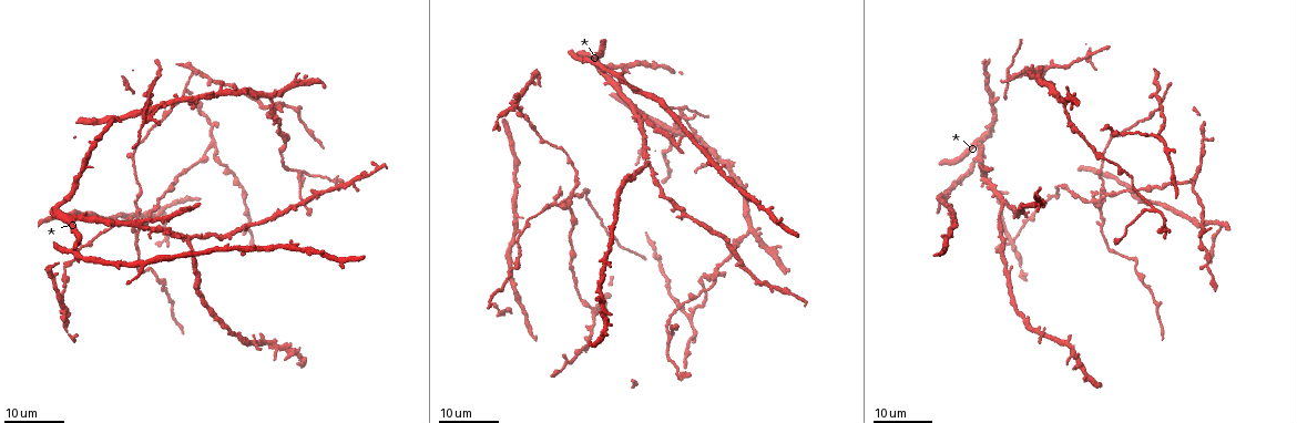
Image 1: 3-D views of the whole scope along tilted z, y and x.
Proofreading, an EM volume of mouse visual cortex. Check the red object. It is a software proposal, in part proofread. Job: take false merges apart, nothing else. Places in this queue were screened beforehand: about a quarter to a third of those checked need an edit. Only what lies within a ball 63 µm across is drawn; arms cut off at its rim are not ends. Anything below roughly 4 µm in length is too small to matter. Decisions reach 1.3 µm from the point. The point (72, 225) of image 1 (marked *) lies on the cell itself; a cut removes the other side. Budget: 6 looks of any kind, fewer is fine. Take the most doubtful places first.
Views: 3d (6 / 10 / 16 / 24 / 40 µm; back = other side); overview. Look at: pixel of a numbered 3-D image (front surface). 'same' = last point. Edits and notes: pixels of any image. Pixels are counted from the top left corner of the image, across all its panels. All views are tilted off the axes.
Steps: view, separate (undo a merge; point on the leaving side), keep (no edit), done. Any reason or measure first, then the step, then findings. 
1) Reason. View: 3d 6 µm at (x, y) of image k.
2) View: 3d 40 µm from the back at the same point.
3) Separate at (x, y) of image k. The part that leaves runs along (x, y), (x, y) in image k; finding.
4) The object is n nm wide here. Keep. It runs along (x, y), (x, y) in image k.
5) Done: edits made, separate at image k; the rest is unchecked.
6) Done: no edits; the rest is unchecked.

Side arm on a straight run. View: 3d 16 µm at (1153, 211) of image 1.

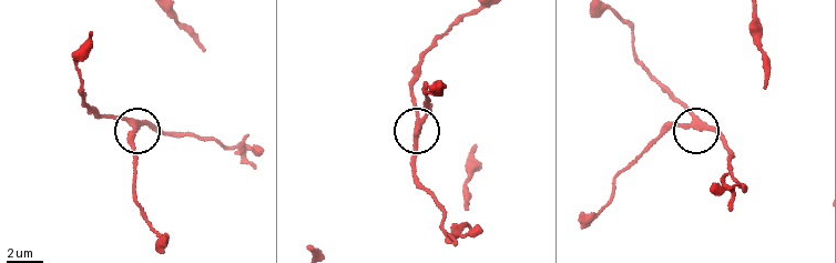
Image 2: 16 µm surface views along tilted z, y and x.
View: 3d 6 µm at (133, 125) of image 2.

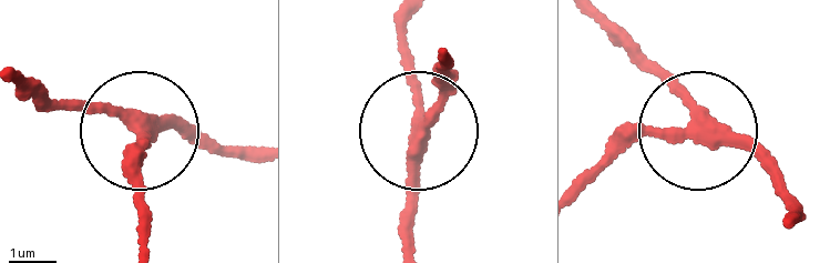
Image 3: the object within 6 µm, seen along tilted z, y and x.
Other side. View: 3d 6 µm from the back at (143, 133) of image 3.

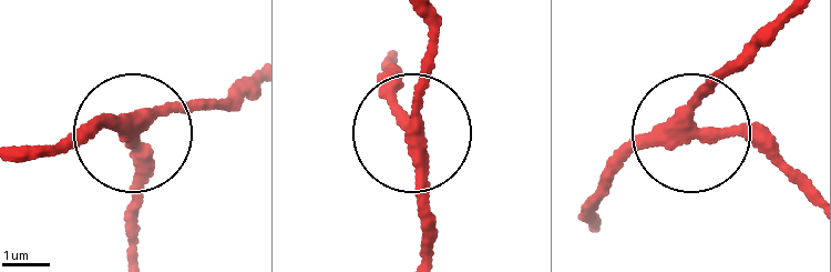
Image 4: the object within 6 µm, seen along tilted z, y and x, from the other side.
The side arm is 9 µm long. Keep. It runs along (249, 73), (223, 97), (176, 104), (137, 130), (124, 217) in image 4; all the same cell.

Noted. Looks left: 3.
Arms part here. View: 3d 16 µm at (685, 107) of image 1.

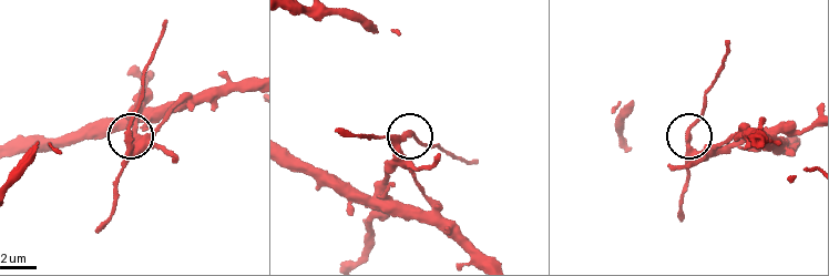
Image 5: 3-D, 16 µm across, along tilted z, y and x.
Closer look. View: 3d 10 µm at (402, 134) of image 5.

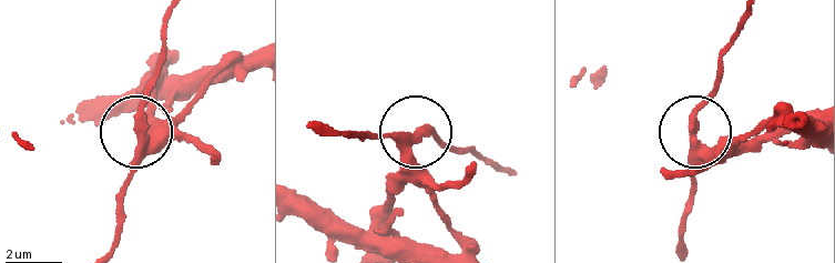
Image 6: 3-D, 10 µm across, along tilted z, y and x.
The object is 320 nm wide here. Separate at (141, 112) of image 6. The part that leaves runs along (139, 153), (140, 107), (164, 52), (167, 12) in image 6; a second cell is stuck on.

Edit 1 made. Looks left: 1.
Done: edits made, separate at image 6; the rest is unchecked.

